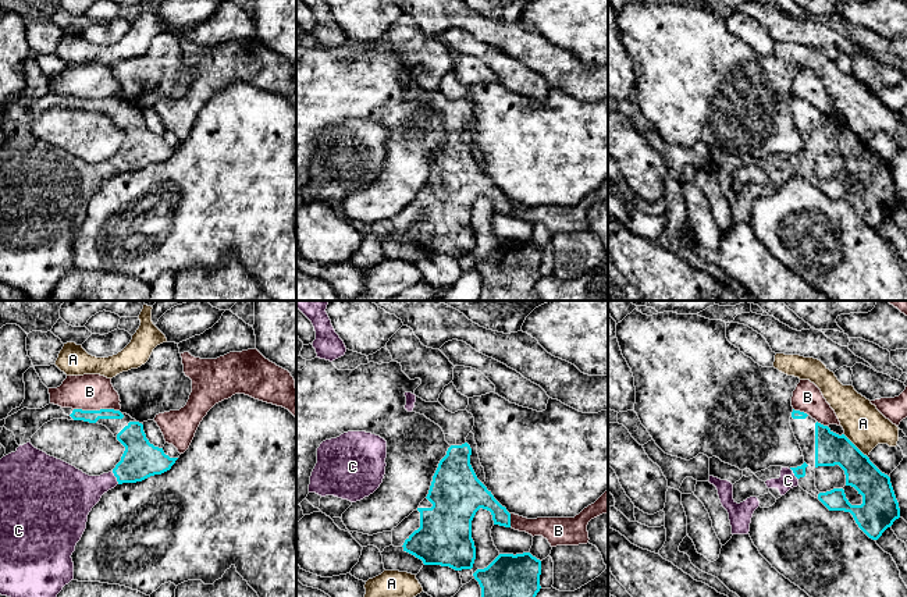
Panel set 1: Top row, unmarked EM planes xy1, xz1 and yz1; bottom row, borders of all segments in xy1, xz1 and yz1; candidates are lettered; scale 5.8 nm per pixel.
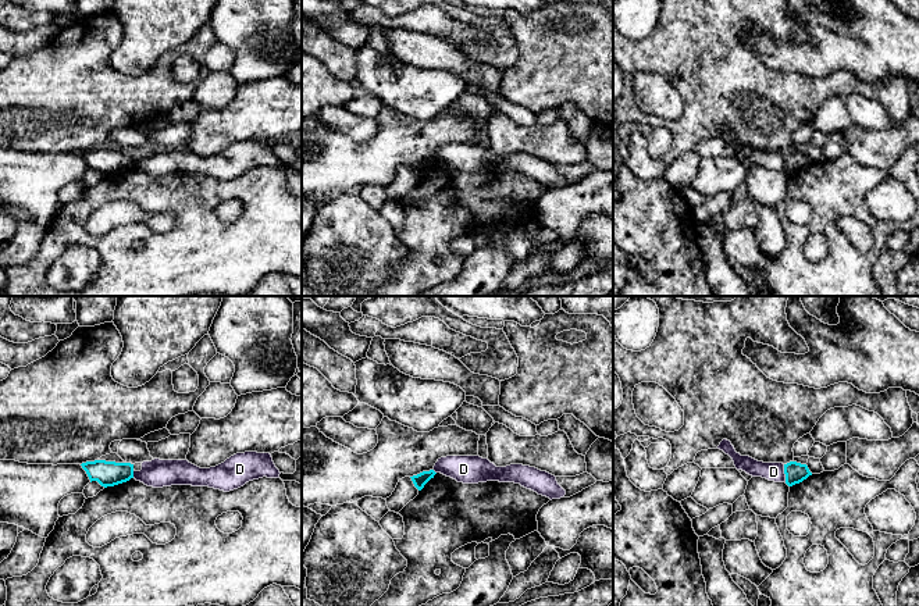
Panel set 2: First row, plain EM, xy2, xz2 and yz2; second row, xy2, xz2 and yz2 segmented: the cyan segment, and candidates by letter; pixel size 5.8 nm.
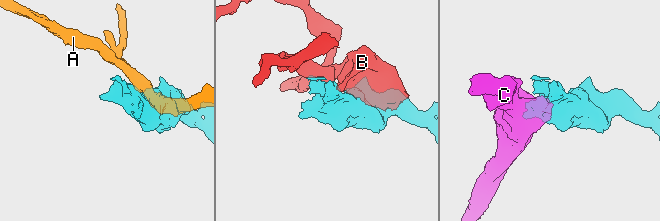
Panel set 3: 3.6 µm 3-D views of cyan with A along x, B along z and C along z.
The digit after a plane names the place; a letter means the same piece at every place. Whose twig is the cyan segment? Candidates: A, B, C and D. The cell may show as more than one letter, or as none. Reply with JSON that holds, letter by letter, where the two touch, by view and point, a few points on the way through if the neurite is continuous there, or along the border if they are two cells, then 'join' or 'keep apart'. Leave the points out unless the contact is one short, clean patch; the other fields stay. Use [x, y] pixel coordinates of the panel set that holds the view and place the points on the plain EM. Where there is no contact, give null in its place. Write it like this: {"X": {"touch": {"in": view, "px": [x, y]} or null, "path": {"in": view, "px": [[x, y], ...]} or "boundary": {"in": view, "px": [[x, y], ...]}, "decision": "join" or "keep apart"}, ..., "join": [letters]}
{"A": {"touch": {"in": "yz1", "px": [854, 134]}, "boundary": {"in": "yz1", "px": [[843, 123], [867, 145]]}, "decision": "keep apart"}, "B": {"touch": {"in": "xy1", "px": [96, 99]}, "decision": "keep apart"}, "C": {"touch": {"in": "xy1", "px": [116, 164]}, "path": {"in": "xy1", "px": [[141, 148], [132, 156], [116, 164], [77, 181]]}, "decision": "join"}, "D": {"touch": {"in": "yz2", "px": [784, 161]}, "decision": "keep apart"}, "join": ["C"]}

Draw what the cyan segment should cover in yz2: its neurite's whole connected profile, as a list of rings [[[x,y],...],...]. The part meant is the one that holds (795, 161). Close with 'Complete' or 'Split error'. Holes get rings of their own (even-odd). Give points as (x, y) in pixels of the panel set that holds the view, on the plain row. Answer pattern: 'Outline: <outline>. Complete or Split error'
Outline: [[[790,150],[784,153],[784,163],[786,163],[786,172],[788,175],[799,172],[804,168],[806,168],[809,164],[812,164],[806,153],[801,153],[797,150]]]. Complete

